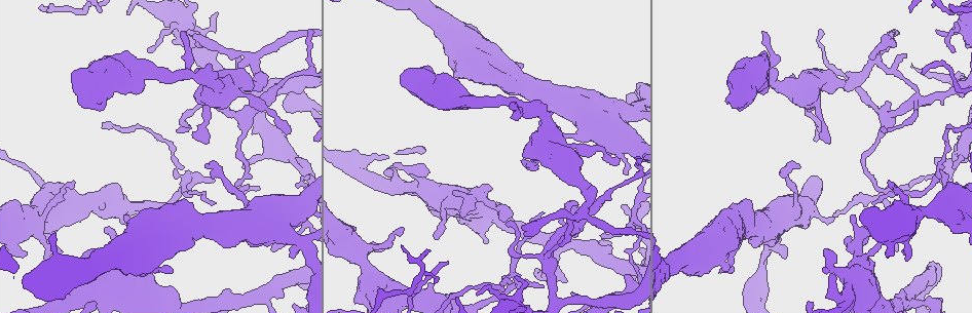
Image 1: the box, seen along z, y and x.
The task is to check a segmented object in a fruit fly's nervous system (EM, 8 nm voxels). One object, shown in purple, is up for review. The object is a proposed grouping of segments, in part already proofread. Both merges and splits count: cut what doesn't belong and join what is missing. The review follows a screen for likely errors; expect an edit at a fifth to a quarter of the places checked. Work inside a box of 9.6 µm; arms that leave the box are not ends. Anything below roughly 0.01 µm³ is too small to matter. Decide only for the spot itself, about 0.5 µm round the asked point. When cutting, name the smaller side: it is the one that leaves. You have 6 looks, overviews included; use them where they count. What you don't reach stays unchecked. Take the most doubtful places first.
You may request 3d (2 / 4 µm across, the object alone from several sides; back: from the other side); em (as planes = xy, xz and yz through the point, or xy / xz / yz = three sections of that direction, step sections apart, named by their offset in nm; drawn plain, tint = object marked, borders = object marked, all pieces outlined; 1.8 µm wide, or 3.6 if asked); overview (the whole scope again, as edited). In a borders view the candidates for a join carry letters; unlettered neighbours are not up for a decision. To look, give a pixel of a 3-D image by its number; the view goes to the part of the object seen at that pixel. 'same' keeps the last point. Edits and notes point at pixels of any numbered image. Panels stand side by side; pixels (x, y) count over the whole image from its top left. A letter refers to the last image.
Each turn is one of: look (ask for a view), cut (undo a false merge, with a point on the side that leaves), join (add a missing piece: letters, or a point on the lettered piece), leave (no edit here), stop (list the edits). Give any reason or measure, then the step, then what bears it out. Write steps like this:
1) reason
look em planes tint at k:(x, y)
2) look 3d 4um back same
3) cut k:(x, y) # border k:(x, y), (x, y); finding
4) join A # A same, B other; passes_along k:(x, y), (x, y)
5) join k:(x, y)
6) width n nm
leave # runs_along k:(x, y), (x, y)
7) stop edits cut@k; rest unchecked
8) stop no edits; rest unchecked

three-way junction
look em 3.6um xz step 4 tint at 1:(190, 173)

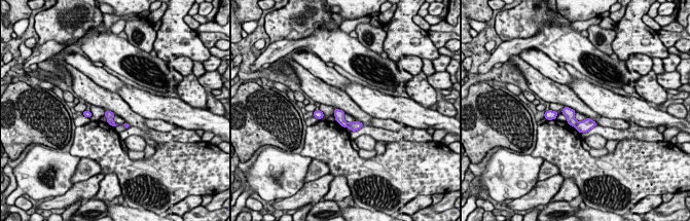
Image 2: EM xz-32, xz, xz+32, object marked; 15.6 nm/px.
look em 3.6um planes tint same

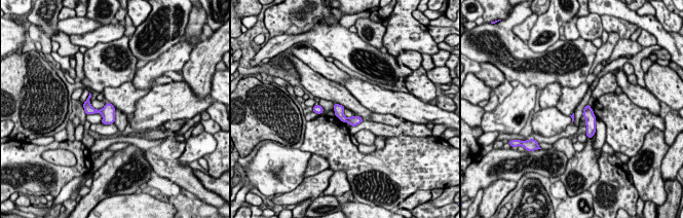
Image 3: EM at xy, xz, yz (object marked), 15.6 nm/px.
look em 3.6um planes borders same

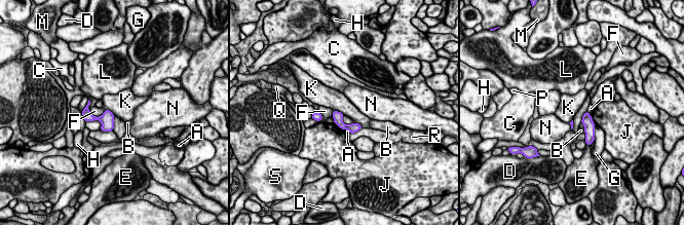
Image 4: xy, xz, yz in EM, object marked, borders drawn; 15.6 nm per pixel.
width 60 nm; longest_contact F 280 nm
cut 4:(337, 116) # A other, B other, C other, D other, E other, F other, G other, H other, J other, K other, L other, M other, N other, P other, Q other, R other, S other; two neurons meet here

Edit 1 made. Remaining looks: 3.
calibre changes
look 3d 4um back at 1:(724, 261)

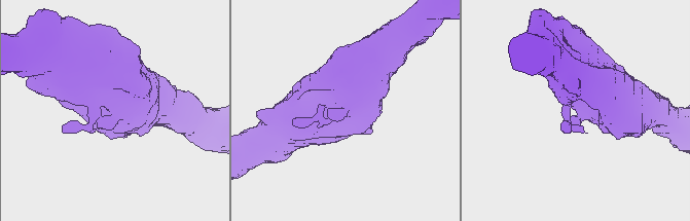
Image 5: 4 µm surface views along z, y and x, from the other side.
now the EM
look em 3.6um xy step 16 tint at 5:(345, 107)

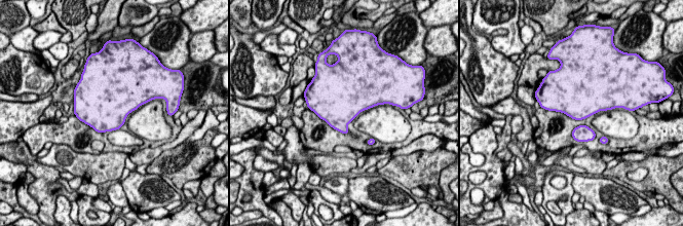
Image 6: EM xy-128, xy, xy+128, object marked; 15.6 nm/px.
see the neighbours
look em 3.6um xy step 16 borders same

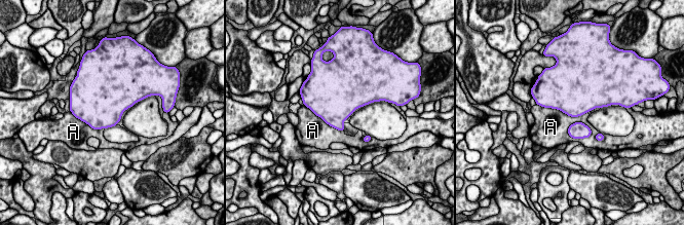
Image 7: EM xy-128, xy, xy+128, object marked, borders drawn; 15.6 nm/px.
longest_contact A 400 nm
leave # A other; continuous, no second neuron

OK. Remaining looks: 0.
stop edits cut@4; rest unchecked

